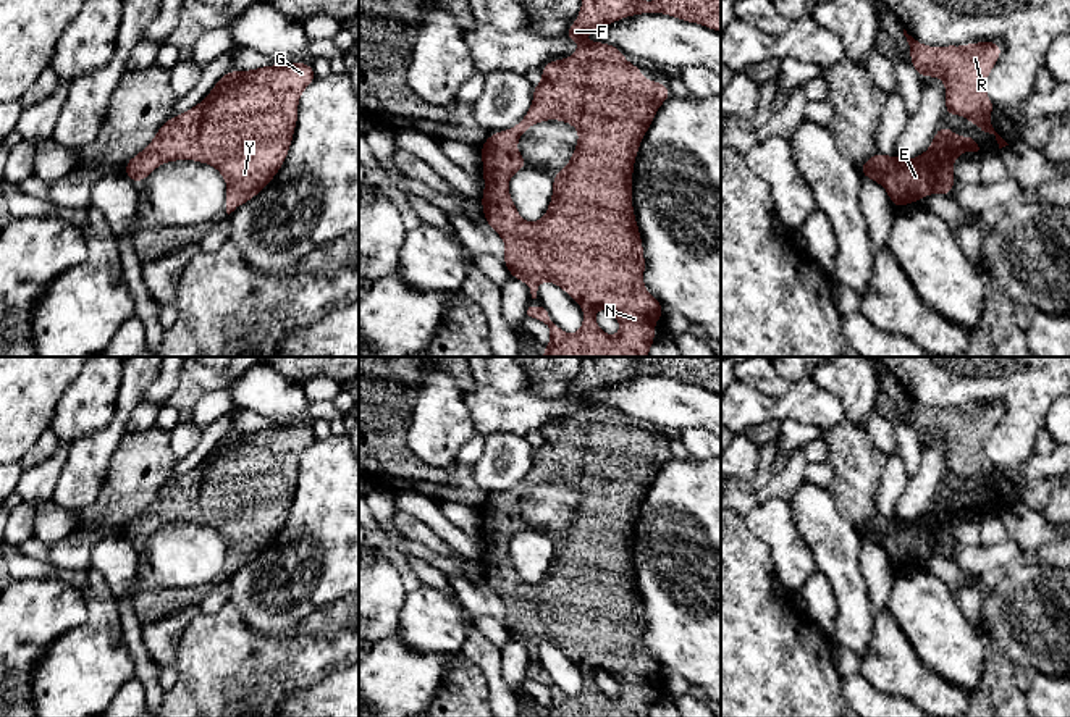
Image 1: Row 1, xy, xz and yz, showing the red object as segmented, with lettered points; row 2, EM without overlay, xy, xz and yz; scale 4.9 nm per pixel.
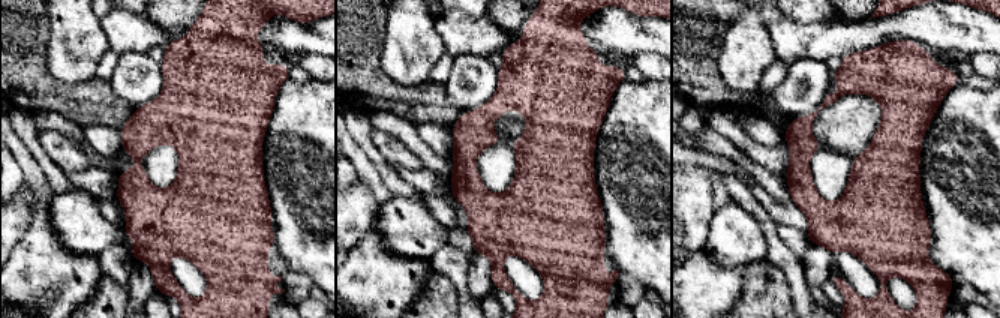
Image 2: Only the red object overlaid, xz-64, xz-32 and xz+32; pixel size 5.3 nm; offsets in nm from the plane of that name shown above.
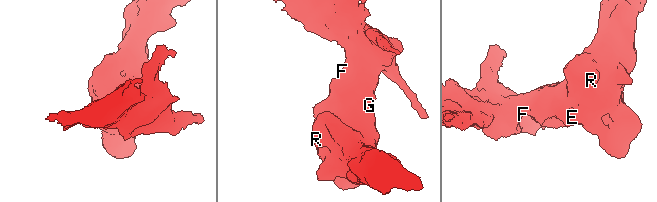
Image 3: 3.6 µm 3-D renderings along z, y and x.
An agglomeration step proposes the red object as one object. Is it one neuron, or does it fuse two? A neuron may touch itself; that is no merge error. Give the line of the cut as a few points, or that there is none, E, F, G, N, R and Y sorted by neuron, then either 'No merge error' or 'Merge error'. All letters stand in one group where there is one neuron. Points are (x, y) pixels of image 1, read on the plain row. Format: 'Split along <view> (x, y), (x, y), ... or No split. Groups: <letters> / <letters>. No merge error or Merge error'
No split. Groups: E F G N R Y. No merge error

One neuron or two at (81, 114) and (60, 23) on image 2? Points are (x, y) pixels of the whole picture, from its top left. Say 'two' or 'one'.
two

